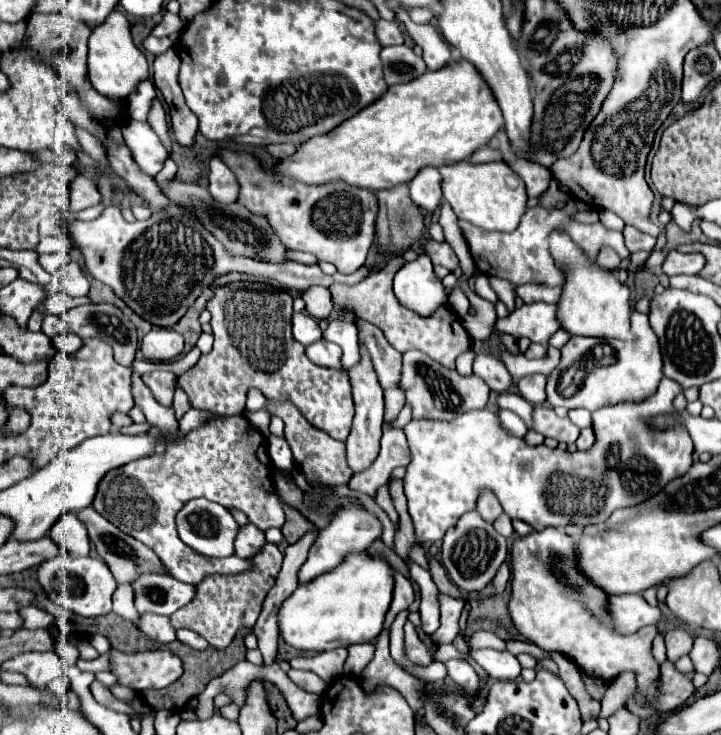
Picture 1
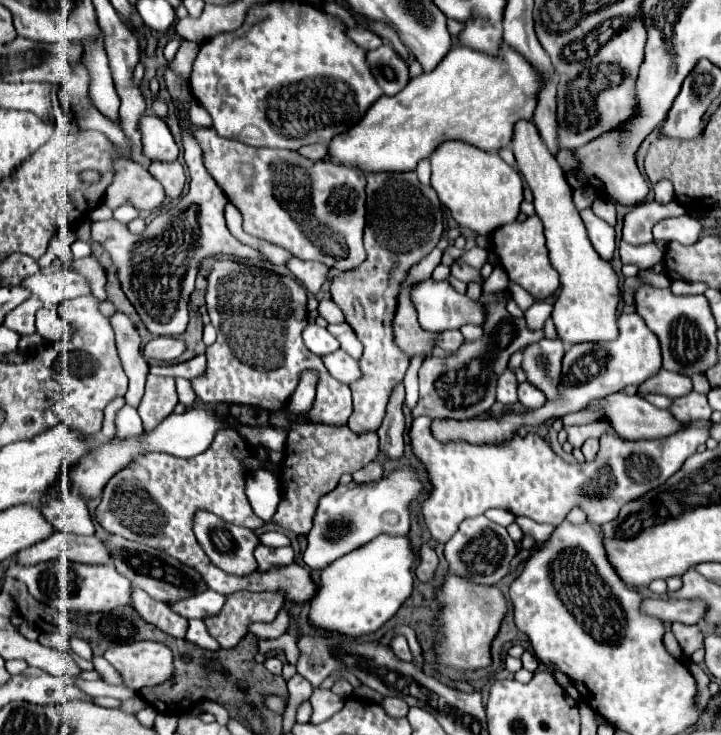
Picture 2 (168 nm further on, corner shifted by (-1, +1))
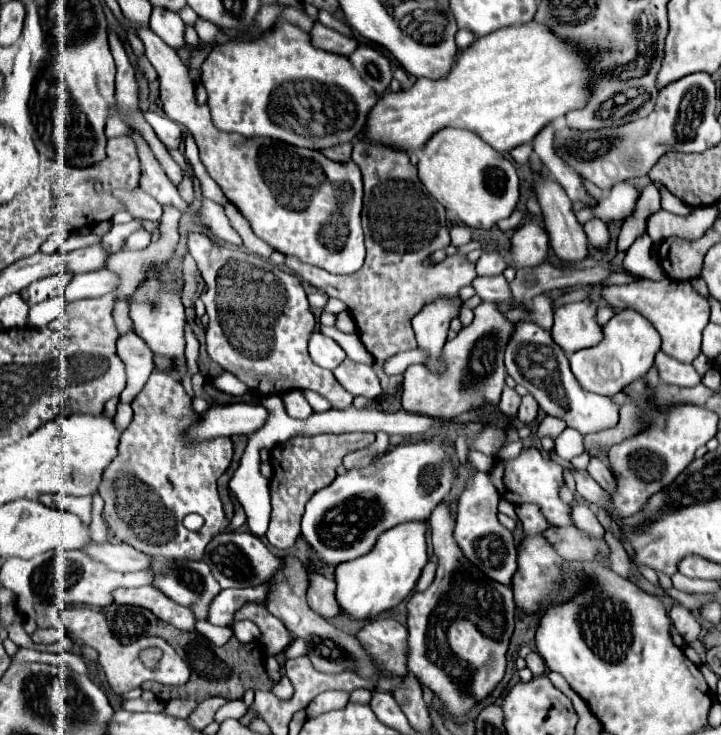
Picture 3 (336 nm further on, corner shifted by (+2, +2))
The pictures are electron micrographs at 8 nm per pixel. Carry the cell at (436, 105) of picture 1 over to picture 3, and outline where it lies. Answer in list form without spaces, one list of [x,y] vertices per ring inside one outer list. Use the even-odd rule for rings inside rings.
[[[535,21],[519,27],[497,29],[491,35],[477,39],[469,49],[459,53],[447,79],[417,79],[415,85],[407,91],[383,95],[369,113],[367,137],[375,143],[383,141],[383,145],[399,145],[403,149],[411,149],[423,147],[423,143],[427,143],[427,137],[431,137],[439,129],[457,127],[479,135],[499,153],[511,151],[517,145],[531,143],[537,133],[547,127],[547,123],[587,105],[587,97],[591,95],[593,65],[599,61],[601,53],[601,47],[591,51],[567,39],[559,39],[557,33],[551,33],[551,29]]]

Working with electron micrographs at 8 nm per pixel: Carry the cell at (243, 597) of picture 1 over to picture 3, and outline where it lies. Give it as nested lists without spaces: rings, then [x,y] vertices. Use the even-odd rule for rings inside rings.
[[[249,603],[243,609],[239,609],[235,615],[235,621],[243,621],[243,619],[253,621],[261,629],[261,645],[271,657],[283,653],[289,647],[289,643],[295,639],[277,617],[267,613],[263,605]]]

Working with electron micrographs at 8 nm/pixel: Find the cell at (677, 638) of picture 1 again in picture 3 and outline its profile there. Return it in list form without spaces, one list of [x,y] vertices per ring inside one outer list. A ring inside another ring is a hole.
[[[673,605],[673,609],[669,611],[669,617],[671,617],[677,633],[685,639],[685,643],[693,643],[699,637],[701,625],[689,609],[685,609],[683,605]]]

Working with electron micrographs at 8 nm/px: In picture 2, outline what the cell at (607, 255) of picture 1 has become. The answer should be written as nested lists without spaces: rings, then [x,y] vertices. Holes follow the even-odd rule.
[[[584,208],[580,210],[582,222],[588,230],[588,238],[594,246],[594,250],[604,258],[604,260],[612,260],[614,250],[616,250],[616,242],[614,242],[614,228],[610,224],[606,224],[602,218],[598,218],[592,208]]]

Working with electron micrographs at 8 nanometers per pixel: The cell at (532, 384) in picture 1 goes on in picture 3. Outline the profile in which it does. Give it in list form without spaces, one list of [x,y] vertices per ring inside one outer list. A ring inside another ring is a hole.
[[[531,395],[523,397],[521,407],[519,407],[519,421],[523,421],[523,423],[531,423],[531,421],[535,421],[537,411],[539,411],[537,401],[535,401]]]

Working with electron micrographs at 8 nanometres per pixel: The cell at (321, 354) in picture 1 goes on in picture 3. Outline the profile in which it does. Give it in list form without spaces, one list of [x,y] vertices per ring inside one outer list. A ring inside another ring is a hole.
[[[345,359],[333,375],[339,379],[339,383],[355,397],[365,397],[365,399],[379,399],[383,395],[379,377],[371,369],[371,365],[355,363],[351,359]]]

